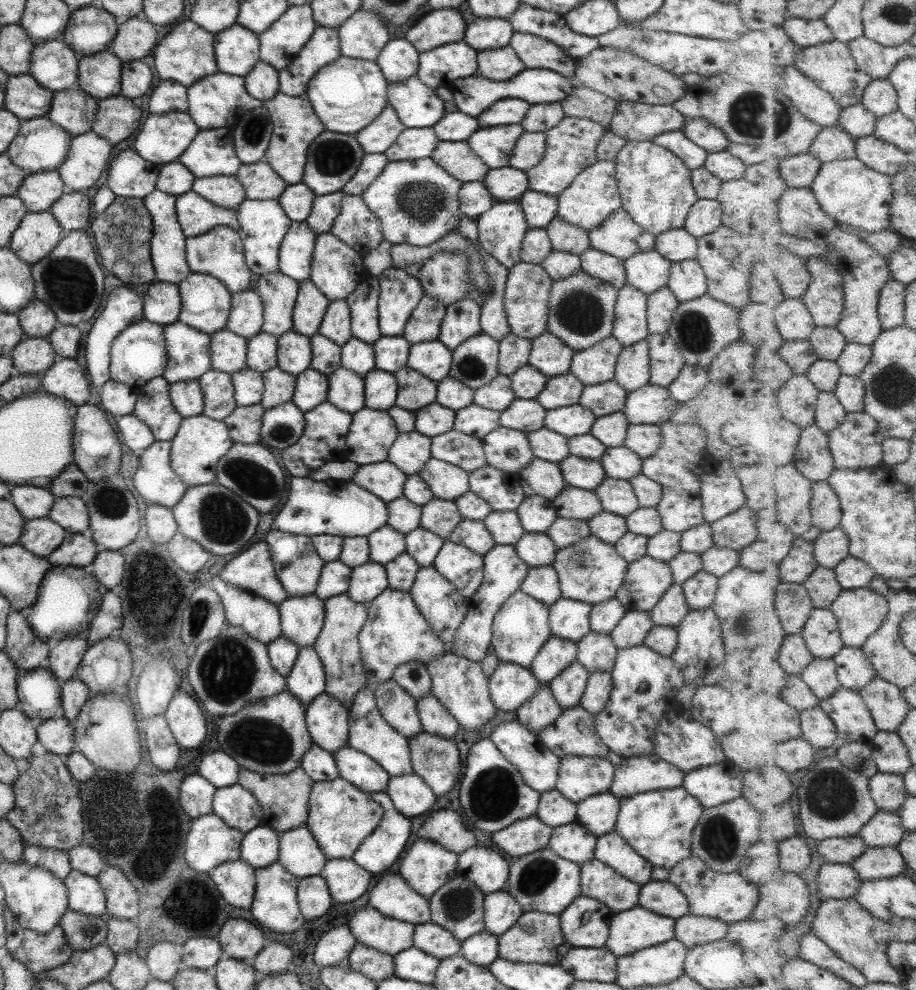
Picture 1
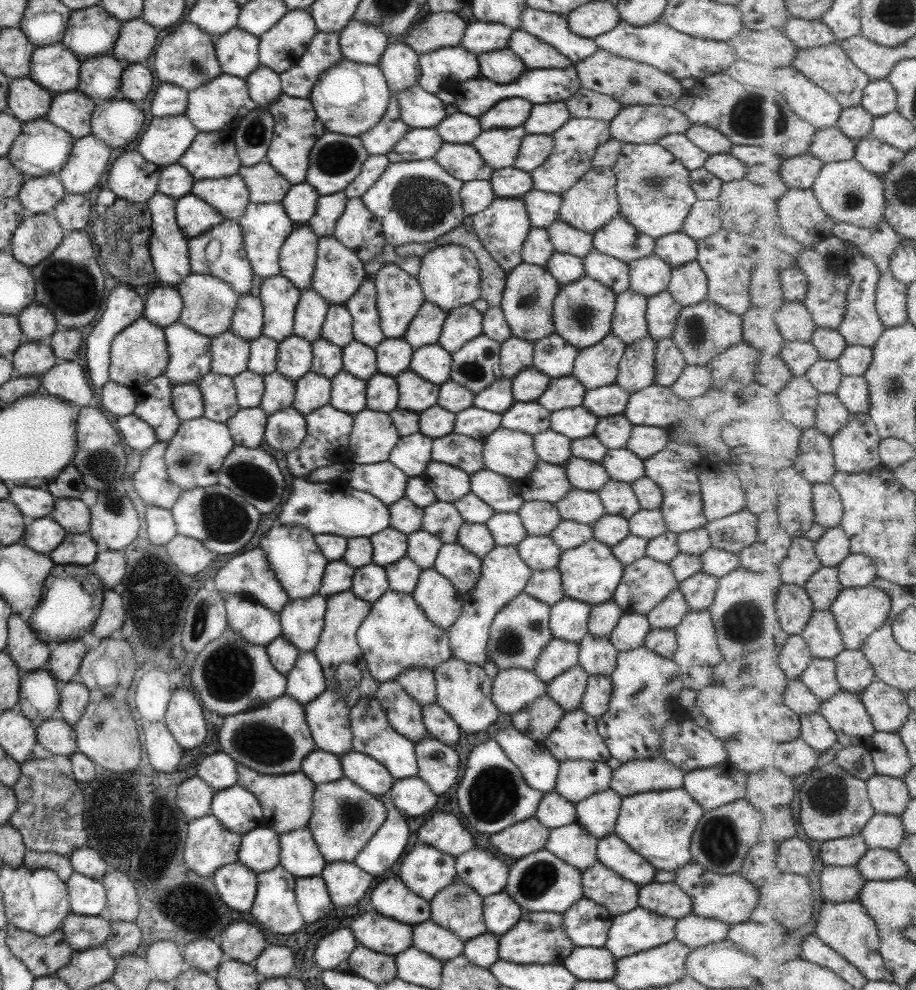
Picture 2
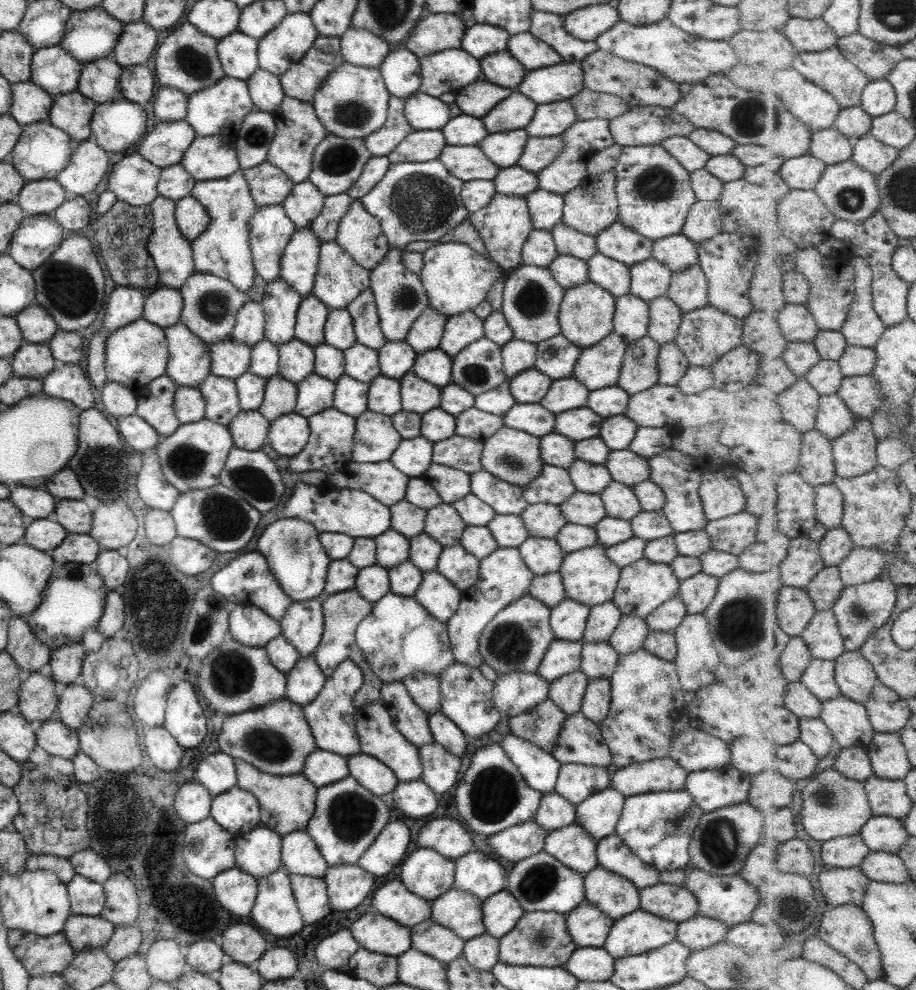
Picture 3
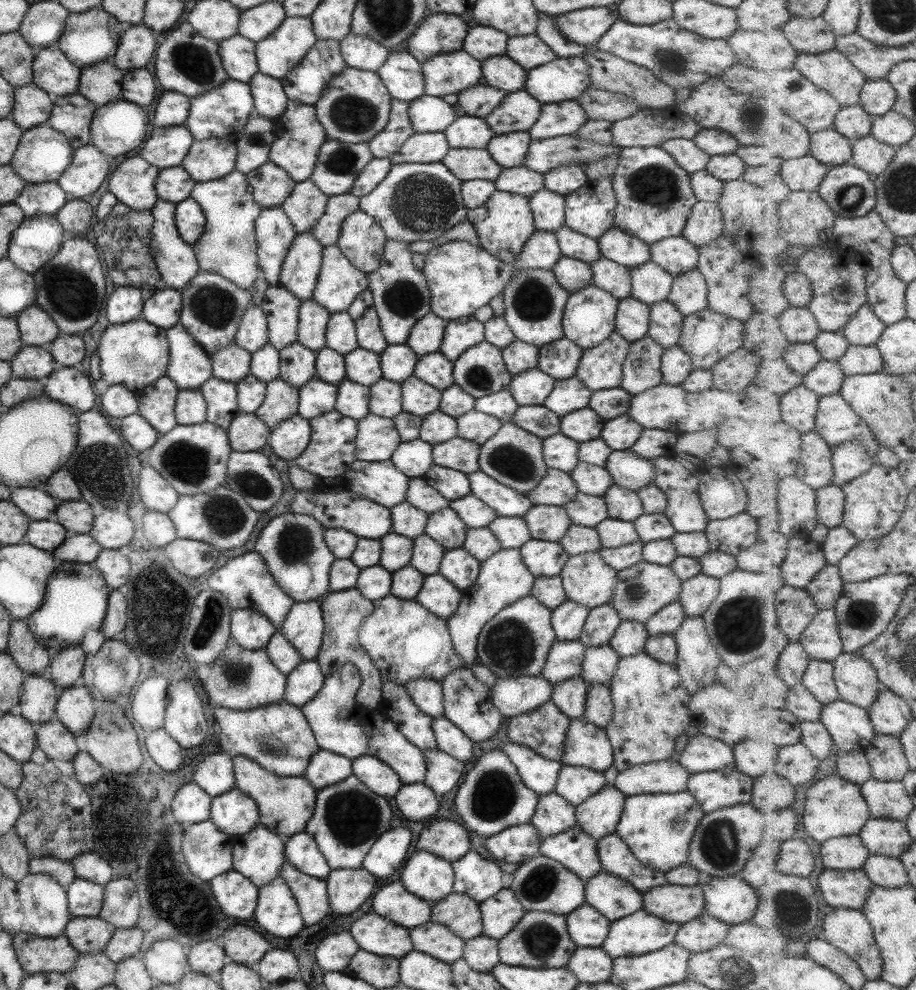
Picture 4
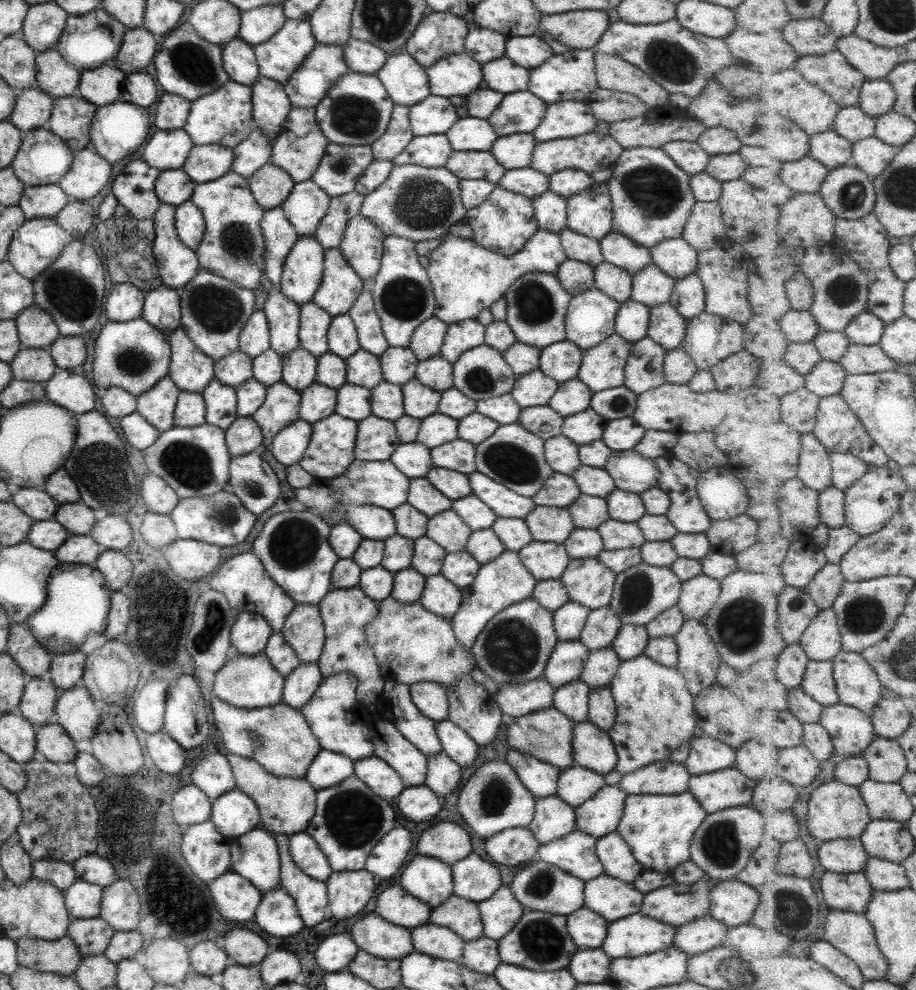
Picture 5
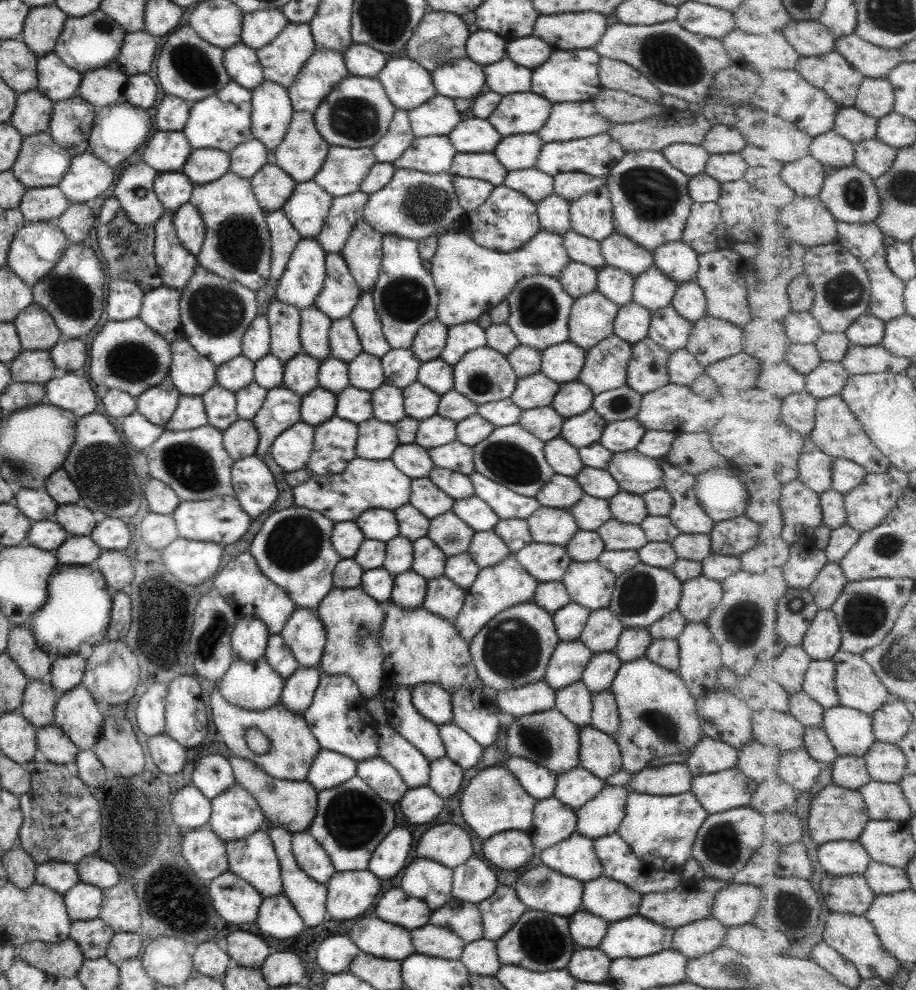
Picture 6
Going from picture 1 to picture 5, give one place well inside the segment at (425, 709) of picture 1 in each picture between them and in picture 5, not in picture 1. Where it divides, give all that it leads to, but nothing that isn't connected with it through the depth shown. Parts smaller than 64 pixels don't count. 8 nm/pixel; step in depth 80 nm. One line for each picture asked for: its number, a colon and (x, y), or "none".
2: (437, 723)
3: (444, 733)
4: (449, 739)
5: (456, 744)

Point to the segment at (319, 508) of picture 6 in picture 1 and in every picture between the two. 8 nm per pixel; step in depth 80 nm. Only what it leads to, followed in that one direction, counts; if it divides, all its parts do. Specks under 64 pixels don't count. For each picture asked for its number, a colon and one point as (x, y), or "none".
1: (382, 479)
2: (382, 480)
3: (381, 480)
4: (380, 482)
5: (378, 483)

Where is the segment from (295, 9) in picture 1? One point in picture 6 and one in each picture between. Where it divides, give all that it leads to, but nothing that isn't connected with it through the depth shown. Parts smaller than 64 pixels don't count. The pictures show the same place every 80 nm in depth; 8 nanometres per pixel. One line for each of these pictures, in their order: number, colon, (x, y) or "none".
2: (281, 46)
3: (283, 46)
4: (278, 53)
5: (277, 58)
6: (281, 59)

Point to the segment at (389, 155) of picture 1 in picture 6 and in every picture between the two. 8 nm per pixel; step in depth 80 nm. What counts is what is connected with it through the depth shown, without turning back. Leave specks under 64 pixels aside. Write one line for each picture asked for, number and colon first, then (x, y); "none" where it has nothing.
2: (416, 144)
3: (419, 145)
4: (430, 147)
5: (432, 150)
6: (430, 154)

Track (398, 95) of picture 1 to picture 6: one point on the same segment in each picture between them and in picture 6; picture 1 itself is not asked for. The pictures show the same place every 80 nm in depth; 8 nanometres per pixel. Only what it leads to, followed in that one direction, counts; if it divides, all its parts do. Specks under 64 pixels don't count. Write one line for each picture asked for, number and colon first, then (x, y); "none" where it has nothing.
2: (418, 109)
3: (423, 112)
4: (427, 113)
5: (433, 115)
6: (437, 117)

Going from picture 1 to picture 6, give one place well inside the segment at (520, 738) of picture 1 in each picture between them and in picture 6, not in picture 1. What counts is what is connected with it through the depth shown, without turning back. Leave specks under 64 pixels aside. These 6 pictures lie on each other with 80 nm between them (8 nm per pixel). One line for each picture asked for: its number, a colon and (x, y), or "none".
2: (539, 770)
3: (539, 770)
4: (538, 774)
5: (539, 778)
6: (536, 781)

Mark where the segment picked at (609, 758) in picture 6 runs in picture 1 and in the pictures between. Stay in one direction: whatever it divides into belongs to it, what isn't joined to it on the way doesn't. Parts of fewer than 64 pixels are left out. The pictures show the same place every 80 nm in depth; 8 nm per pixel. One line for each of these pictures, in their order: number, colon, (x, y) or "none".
1: (572, 734)
2: (574, 737)
3: (579, 741)
4: (586, 745)
5: (592, 748)

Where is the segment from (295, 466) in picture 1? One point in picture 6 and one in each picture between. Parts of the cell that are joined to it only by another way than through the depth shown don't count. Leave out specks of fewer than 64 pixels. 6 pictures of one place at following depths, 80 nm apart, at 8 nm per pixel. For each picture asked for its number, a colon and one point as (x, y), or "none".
2: (327, 429)
3: (328, 449)
4: (330, 450)
5: (330, 450)
6: (334, 441)

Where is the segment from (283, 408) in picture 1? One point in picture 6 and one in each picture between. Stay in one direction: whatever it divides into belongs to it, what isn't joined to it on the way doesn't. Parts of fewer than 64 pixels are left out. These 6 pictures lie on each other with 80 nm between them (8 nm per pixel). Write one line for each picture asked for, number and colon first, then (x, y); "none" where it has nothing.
2: (285, 429)
3: (287, 435)
4: (290, 437)
5: (287, 447)
6: (291, 450)

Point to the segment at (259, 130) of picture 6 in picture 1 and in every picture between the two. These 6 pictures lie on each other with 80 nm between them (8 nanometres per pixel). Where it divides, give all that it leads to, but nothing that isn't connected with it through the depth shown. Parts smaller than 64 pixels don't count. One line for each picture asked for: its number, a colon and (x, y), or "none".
1: (261, 82)
2: (263, 85)
3: (264, 89)
4: (269, 100)
5: (270, 106)

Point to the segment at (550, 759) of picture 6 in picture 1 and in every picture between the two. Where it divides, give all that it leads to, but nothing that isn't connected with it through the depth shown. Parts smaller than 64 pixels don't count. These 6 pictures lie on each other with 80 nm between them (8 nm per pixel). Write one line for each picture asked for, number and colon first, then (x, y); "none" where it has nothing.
1: (541, 710)
2: (535, 721)
3: (540, 726)
4: (543, 730)
5: (546, 734)

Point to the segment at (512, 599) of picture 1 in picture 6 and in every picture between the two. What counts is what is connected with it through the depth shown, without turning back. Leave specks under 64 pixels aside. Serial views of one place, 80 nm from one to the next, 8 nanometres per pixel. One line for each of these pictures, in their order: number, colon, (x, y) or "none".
2: (518, 633)
3: (515, 639)
4: (514, 643)
5: (513, 647)
6: (513, 649)

